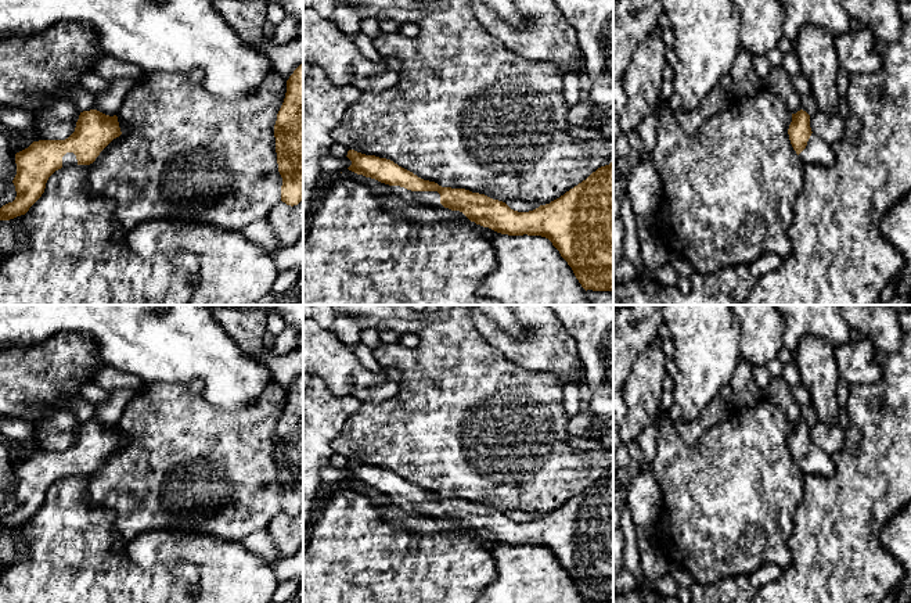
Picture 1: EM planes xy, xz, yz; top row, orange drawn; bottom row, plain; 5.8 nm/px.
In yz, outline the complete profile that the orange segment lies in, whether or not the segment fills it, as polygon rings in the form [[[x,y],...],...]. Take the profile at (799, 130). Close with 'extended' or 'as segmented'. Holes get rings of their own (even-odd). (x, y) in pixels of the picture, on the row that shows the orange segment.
[[[800,110],[792,114],[792,122],[788,129],[789,140],[804,165],[832,166],[835,154],[827,141],[811,132],[810,115]]]; extended

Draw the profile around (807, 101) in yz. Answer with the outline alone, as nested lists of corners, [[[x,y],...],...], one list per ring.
[[[811,93],[800,96],[800,105],[802,110],[806,111],[810,116],[818,112],[817,101]]]

